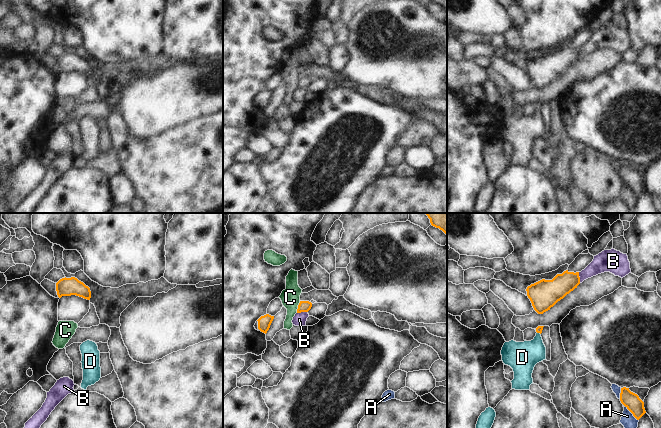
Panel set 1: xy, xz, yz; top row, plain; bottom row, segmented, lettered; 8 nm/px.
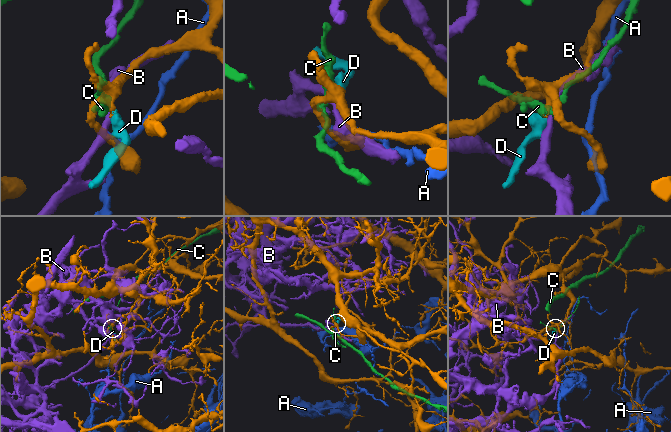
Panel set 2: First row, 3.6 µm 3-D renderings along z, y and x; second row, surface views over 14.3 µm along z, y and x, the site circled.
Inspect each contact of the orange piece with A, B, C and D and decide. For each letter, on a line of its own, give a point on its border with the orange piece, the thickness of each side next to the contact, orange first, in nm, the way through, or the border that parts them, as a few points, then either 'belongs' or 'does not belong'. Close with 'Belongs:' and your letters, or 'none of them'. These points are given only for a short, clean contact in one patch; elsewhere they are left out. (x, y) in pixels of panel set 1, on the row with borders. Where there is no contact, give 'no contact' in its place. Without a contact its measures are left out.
A: contact yz (630, 411); calibres 140 and 110 nm; does not belong
B: contact xz (302, 311); calibres 100 and 100 nm; does not belong
C: contact xz (298, 307); calibres 100 and 160 nm; border xz (300, 301), (296, 312); does not belong
D: contact yz (539, 332); calibres 50 and 240 nm; way yz (539, 329), (539, 332), (537, 342), (522, 357); belongs
Belongs: D

